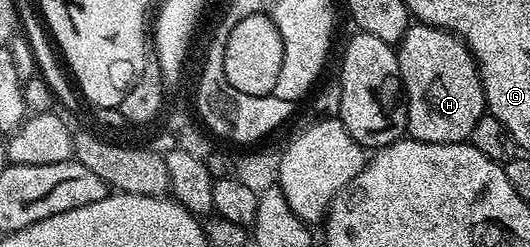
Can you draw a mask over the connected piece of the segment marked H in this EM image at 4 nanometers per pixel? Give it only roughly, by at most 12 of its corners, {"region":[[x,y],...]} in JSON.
{"region":[[414,22],[396,51],[409,139],[469,141],[487,107],[459,36]]}

